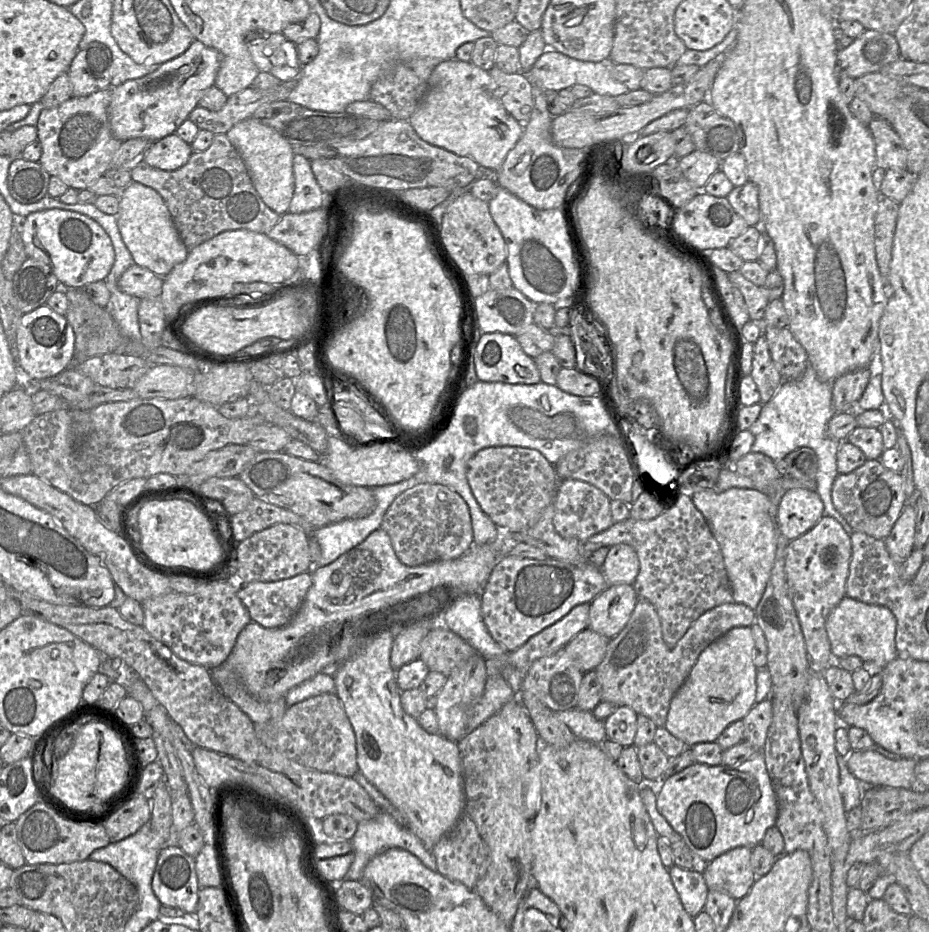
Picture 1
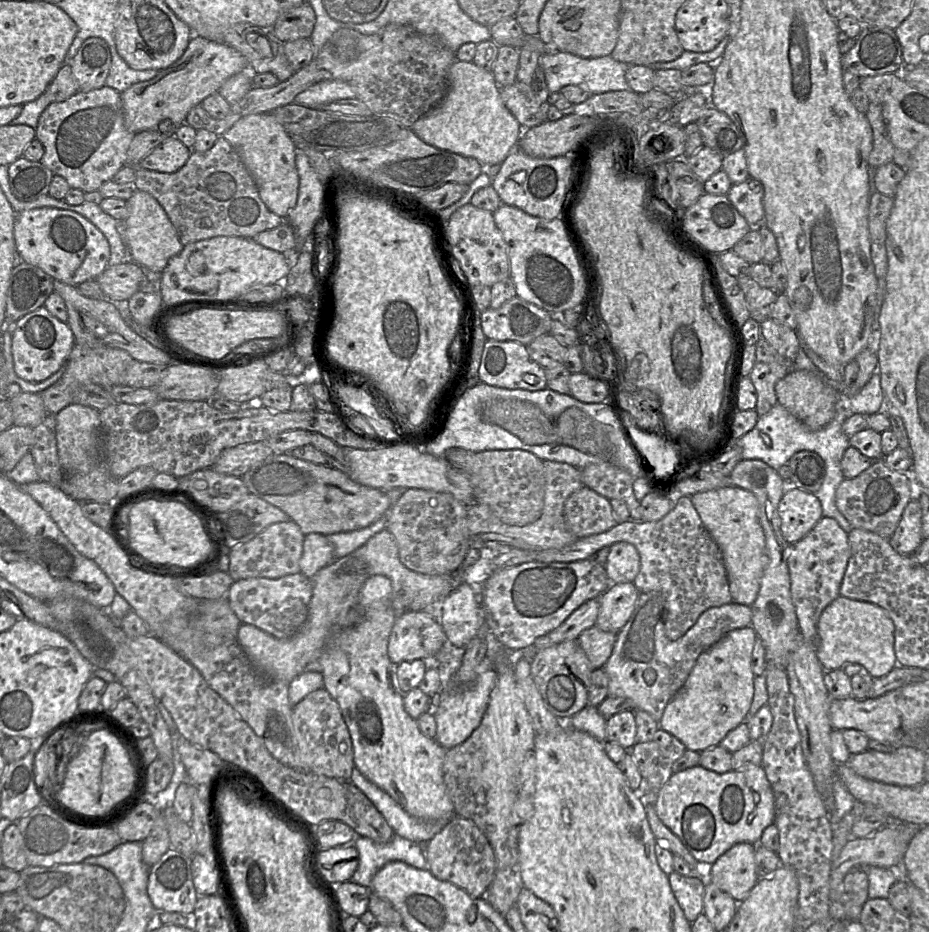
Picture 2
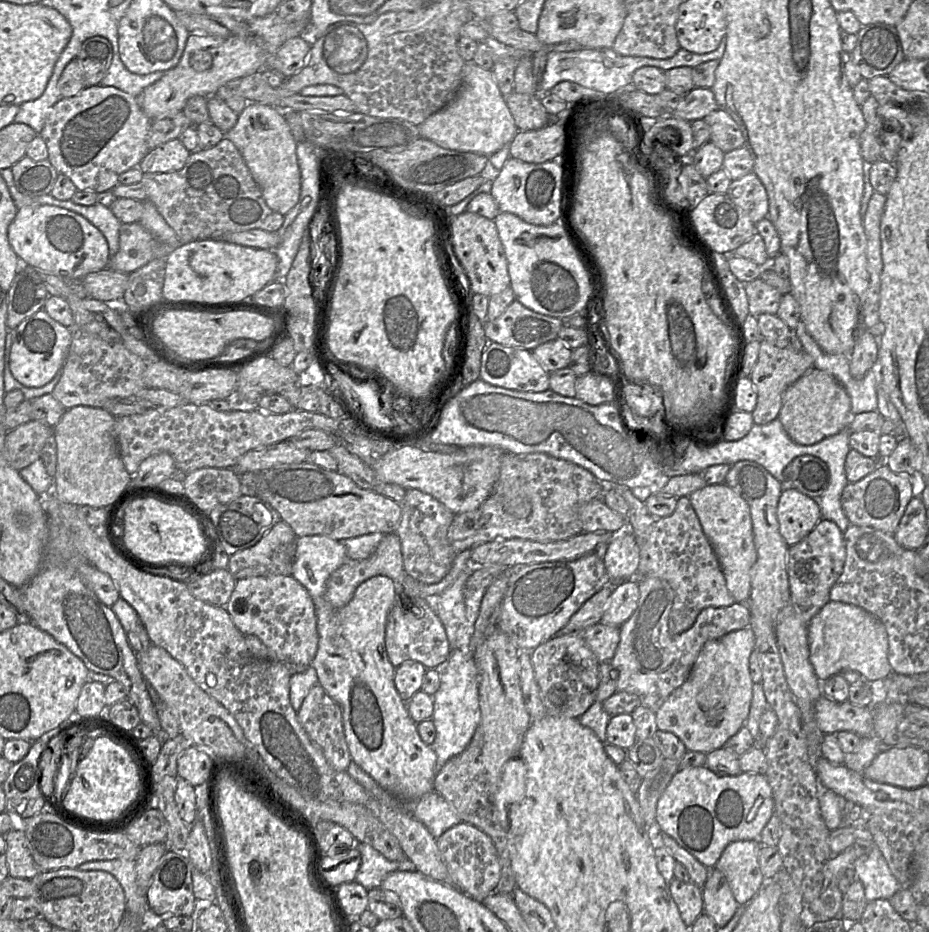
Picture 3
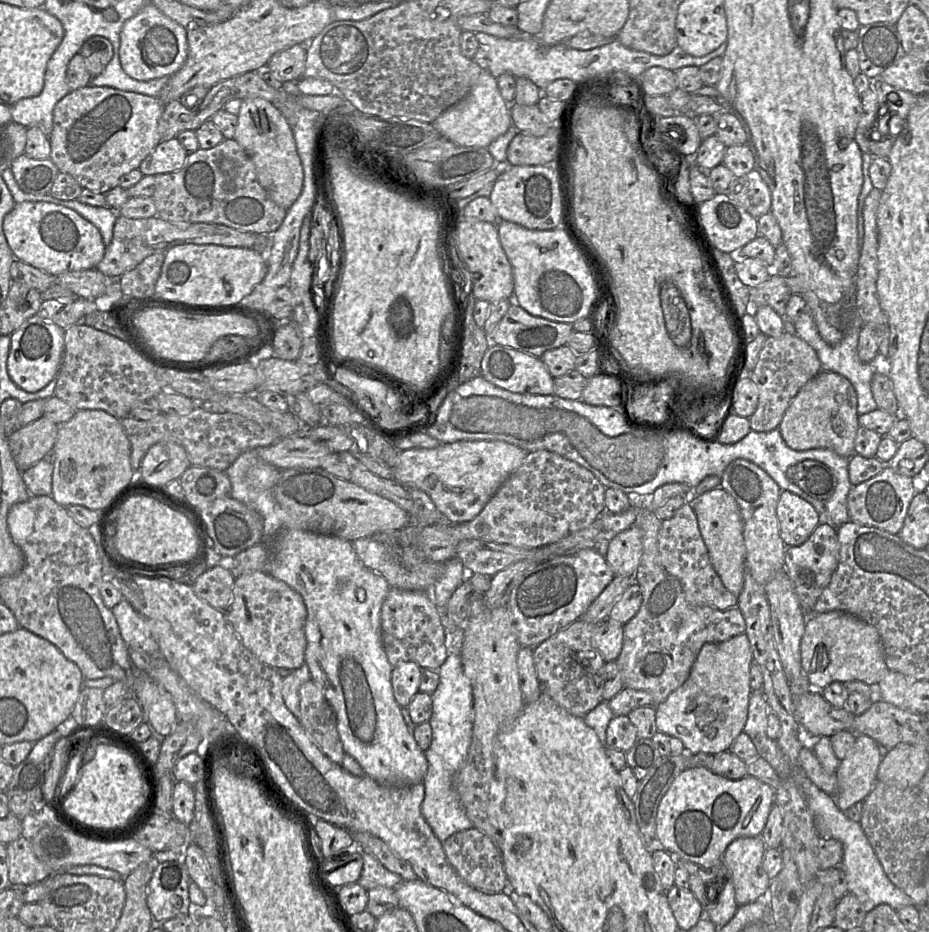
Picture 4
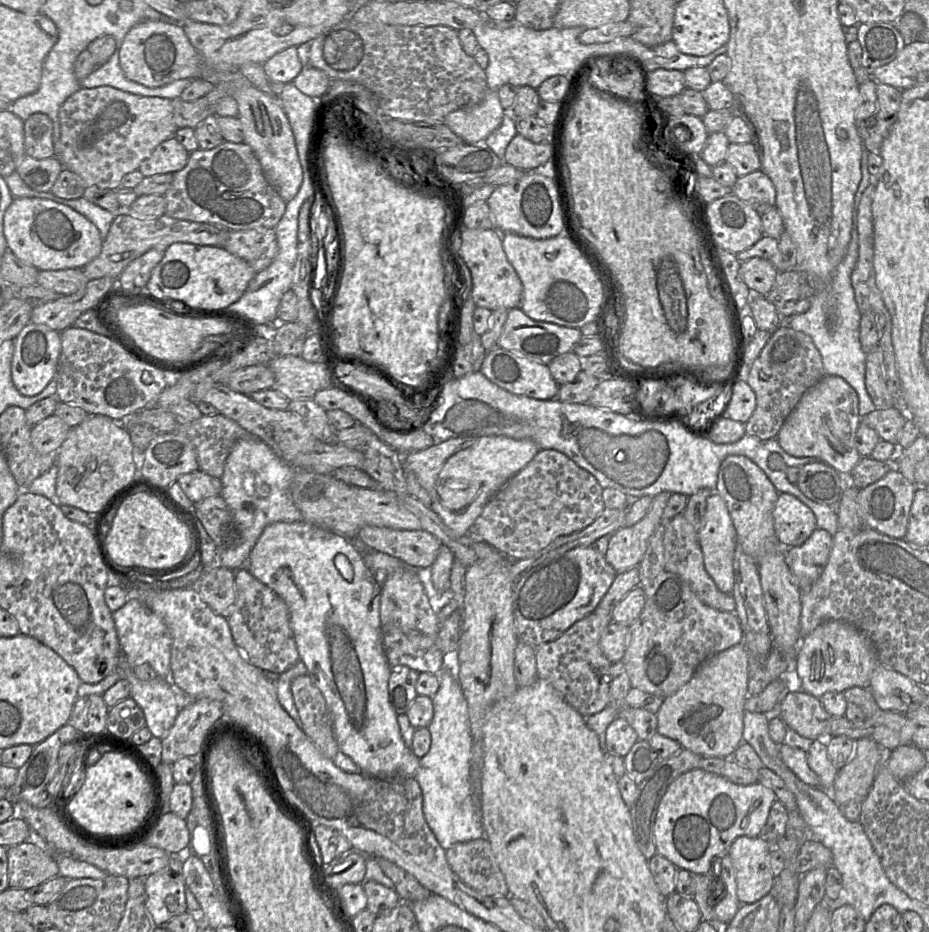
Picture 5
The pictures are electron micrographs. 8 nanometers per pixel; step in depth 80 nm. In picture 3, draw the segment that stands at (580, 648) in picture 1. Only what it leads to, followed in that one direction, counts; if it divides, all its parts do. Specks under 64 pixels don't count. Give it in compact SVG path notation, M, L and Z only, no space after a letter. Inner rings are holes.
M597 623L583 630L583 637L600 663L610 662L620 641L620 626Z

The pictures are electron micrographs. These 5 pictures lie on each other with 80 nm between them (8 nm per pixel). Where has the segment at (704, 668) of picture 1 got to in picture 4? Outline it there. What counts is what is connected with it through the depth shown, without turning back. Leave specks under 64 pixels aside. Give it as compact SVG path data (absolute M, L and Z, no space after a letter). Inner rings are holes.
M745 633L720 643L706 643L701 648L686 681L668 695L656 709L657 731L678 738L688 754L707 753L715 755L728 751L736 737L743 731L747 721L751 696L750 668L752 652Z

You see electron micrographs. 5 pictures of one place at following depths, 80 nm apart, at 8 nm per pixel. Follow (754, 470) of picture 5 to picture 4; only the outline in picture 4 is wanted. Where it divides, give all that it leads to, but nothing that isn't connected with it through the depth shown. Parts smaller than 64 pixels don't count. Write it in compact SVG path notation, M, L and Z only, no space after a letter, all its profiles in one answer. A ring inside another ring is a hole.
M736 459L732 461L723 471L721 475L721 483L720 487L723 488L726 492L728 492L736 501L740 513L741 513L741 518L743 522L743 538L744 538L744 544L745 544L745 549L746 549L746 558L745 558L745 567L749 571L749 573L752 575L754 580L760 584L761 586L765 586L774 576L775 574L780 571L781 569L784 569L784 554L786 551L787 546L784 544L783 540L780 537L779 533L779 522L776 516L776 507L778 504L779 496L781 491L787 491L787 490L781 490L778 484L759 466L754 464L751 461L748 461L746 459Z

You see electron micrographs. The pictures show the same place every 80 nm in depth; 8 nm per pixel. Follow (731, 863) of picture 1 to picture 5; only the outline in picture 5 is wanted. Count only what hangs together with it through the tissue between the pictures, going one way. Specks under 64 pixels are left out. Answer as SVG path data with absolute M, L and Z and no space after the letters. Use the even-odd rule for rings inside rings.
M740 836L726 851L734 868L741 904L756 902L770 893L774 881L768 861L771 847L762 836Z

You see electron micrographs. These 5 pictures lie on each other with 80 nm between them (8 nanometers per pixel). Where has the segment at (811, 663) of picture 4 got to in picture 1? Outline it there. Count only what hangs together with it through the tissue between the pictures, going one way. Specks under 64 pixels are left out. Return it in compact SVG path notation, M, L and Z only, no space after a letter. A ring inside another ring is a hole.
M843 597L828 615L825 629L834 660L855 655L863 660L863 667L871 676L881 670L897 655L895 647L896 619L884 606Z

